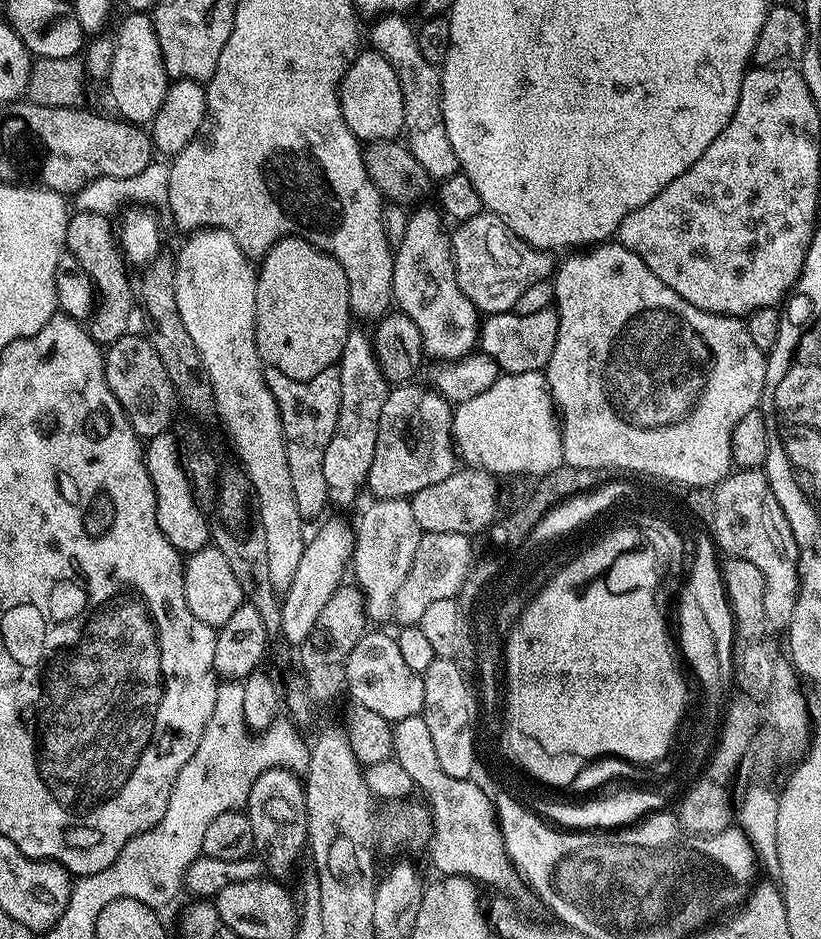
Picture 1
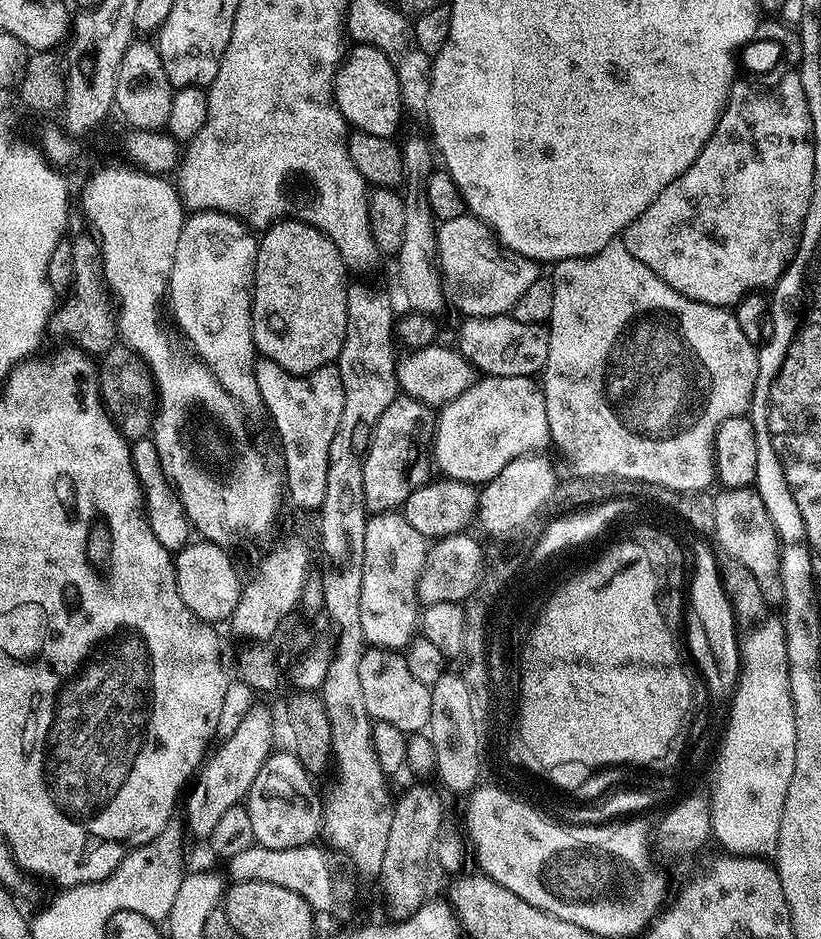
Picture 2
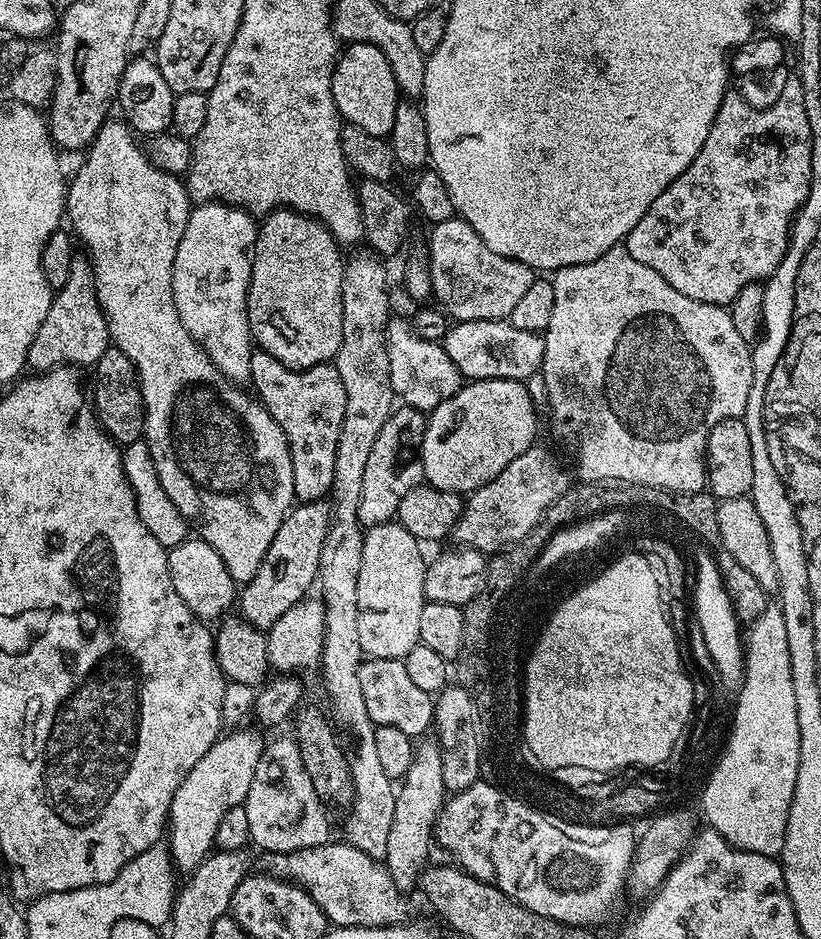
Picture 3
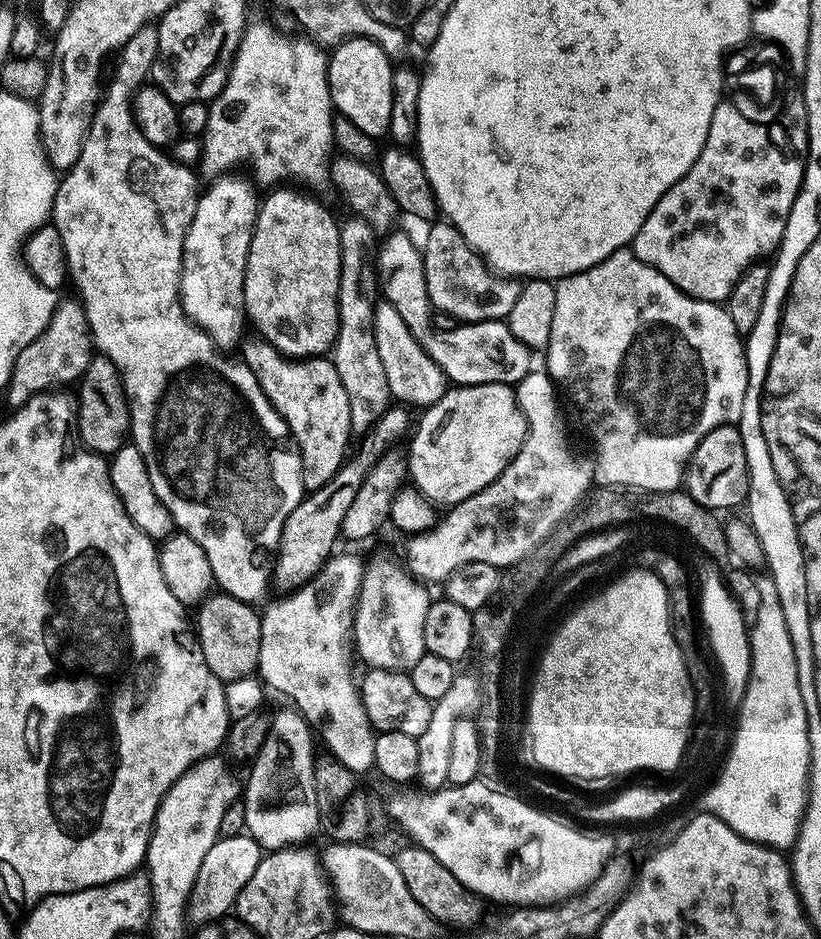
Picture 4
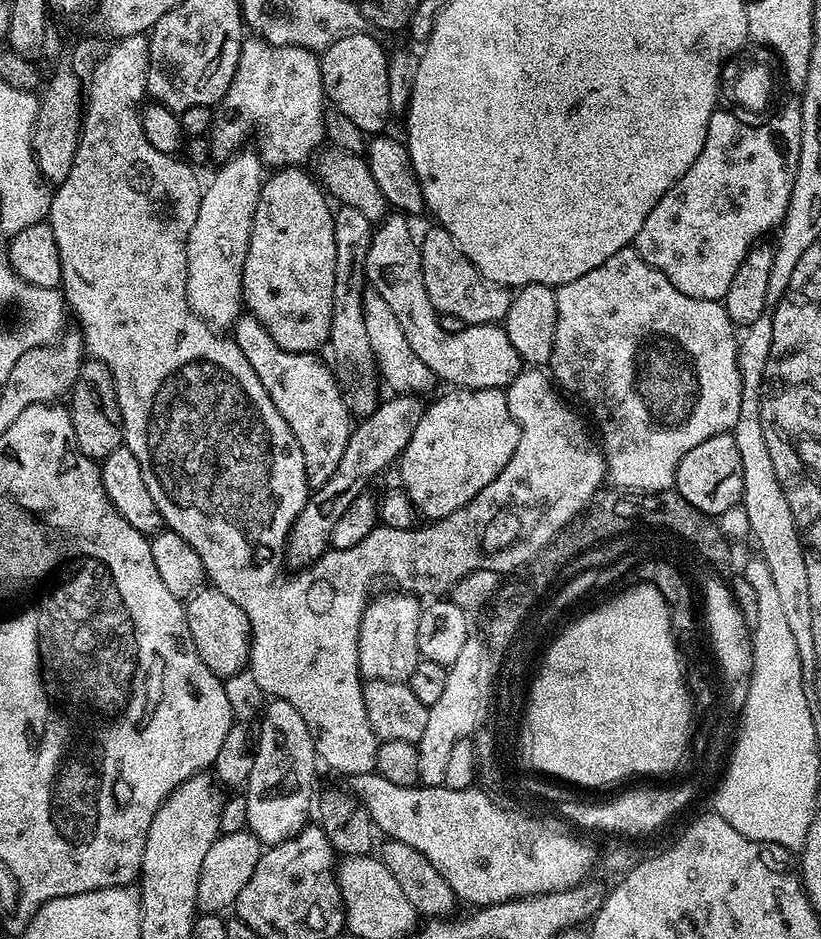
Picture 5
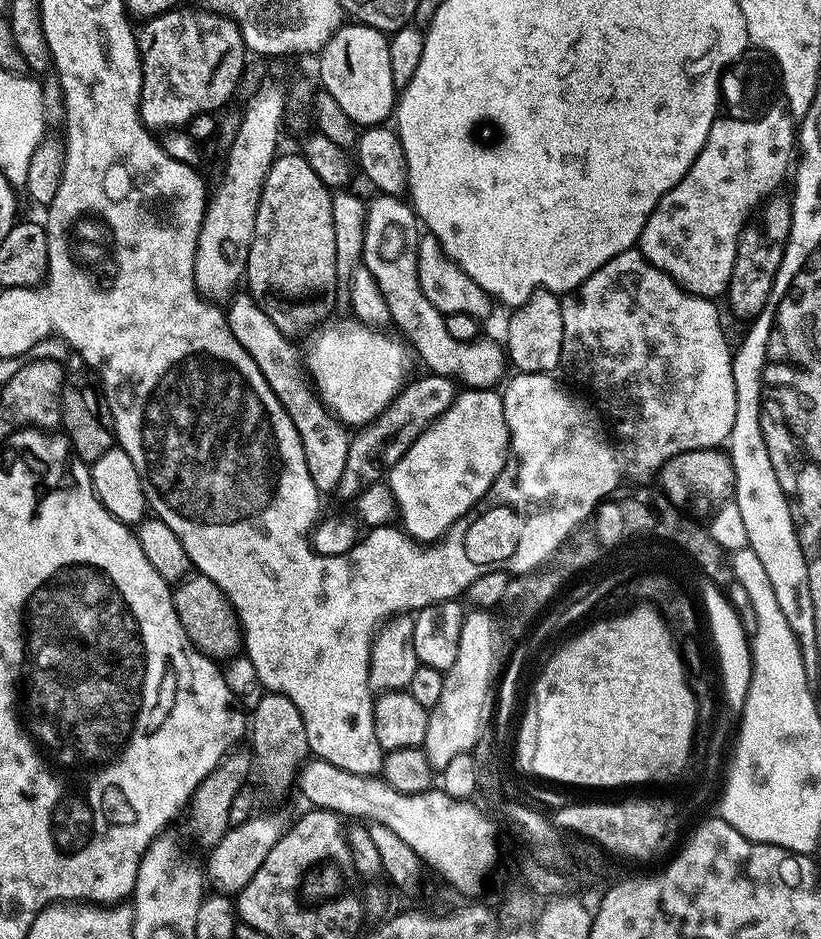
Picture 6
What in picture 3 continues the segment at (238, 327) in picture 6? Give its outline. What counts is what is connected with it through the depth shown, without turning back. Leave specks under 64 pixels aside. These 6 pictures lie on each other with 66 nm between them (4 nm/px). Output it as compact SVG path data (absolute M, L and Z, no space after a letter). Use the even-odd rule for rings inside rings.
M259 350L253 351L252 362L255 395L274 422L282 426L282 434L288 439L295 499L300 502L324 500L332 490L334 454L346 414L346 386L342 386L335 363L297 370L279 364L273 356Z

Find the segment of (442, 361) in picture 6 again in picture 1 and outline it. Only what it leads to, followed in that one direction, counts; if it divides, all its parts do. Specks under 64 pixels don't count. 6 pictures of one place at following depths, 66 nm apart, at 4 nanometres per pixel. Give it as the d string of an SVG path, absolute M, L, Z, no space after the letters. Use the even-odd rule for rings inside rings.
M555 307L538 310L538 314L519 316L511 312L494 312L483 317L478 333L478 348L489 356L501 373L522 374L547 369L554 342L558 338L558 314Z

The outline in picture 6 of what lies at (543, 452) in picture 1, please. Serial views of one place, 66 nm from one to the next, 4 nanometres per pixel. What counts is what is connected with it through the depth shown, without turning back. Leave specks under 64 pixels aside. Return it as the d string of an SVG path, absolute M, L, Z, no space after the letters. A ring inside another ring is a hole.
M487 388L461 391L452 405L428 425L428 429L417 438L414 446L410 446L410 450L386 477L396 499L398 520L403 531L417 542L435 542L441 539L449 526L458 522L458 518L475 508L477 502L484 498L509 455L510 433L504 413L503 395Z

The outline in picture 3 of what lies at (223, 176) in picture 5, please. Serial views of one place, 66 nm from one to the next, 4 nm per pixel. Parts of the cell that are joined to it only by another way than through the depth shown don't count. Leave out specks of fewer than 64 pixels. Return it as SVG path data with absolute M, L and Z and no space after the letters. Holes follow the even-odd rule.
M209 202L193 207L188 213L182 242L172 267L172 297L180 320L186 330L200 344L200 349L214 362L224 377L237 386L244 386L253 379L252 353L254 341L248 325L248 287L252 273L252 250L256 246L258 224L243 208L231 204Z

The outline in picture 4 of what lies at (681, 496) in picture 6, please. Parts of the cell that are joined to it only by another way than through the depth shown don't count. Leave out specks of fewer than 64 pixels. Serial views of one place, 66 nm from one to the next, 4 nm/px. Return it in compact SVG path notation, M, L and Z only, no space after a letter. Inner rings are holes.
M723 424L694 450L692 459L684 473L683 487L690 498L694 498L703 508L719 510L719 508L736 508L745 503L748 498L748 463L746 462L746 446L736 424Z

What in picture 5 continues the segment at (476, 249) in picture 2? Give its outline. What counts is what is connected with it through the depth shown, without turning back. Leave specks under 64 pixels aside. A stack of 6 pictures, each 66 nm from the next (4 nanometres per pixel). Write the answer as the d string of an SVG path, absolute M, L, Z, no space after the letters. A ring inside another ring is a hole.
M431 226L424 232L424 237L419 237L420 257L422 258L422 278L426 282L426 294L430 294L430 302L437 313L454 314L466 326L469 324L496 324L503 321L506 310L510 310L510 302L513 293L503 284L491 284L480 271L462 254L462 250L450 238L446 229L439 226Z

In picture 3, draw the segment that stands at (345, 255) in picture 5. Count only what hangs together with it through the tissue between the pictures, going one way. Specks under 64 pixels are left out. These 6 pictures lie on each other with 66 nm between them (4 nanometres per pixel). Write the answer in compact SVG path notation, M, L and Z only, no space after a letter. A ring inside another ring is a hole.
M365 251L365 256L348 256L342 278L342 346L334 361L342 386L346 386L346 414L342 430L338 434L338 450L334 454L334 474L330 493L330 519L328 533L320 555L320 575L318 592L324 601L324 652L320 656L319 667L324 668L324 692L332 703L332 712L336 715L335 723L348 732L358 732L360 743L356 746L356 757L350 760L352 789L354 791L350 814L344 830L347 843L362 851L372 859L383 859L388 843L392 819L394 819L396 788L382 769L375 741L372 741L374 725L370 714L366 714L366 702L362 699L362 686L358 683L358 670L362 653L358 642L358 570L362 566L362 546L365 529L358 518L358 502L362 498L362 474L366 471L366 462L370 450L374 450L374 438L378 430L387 422L394 411L394 397L390 386L390 358L386 350L386 330L390 313L388 313L388 276L384 273L385 261L375 252Z

